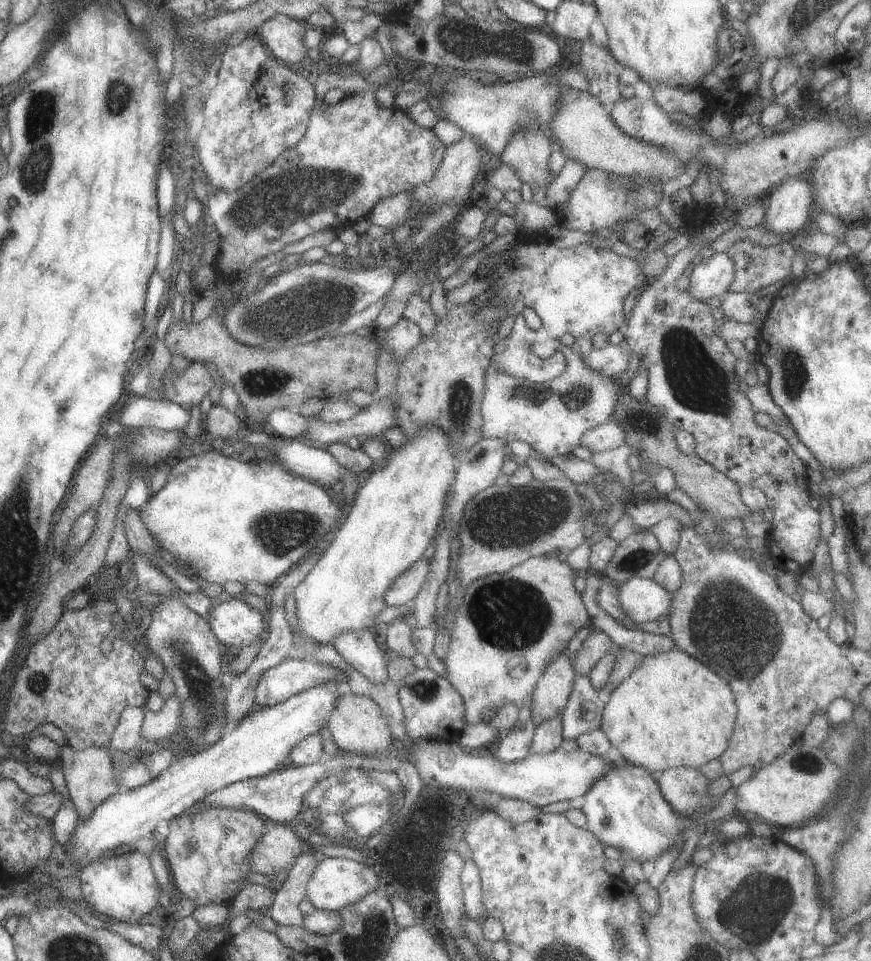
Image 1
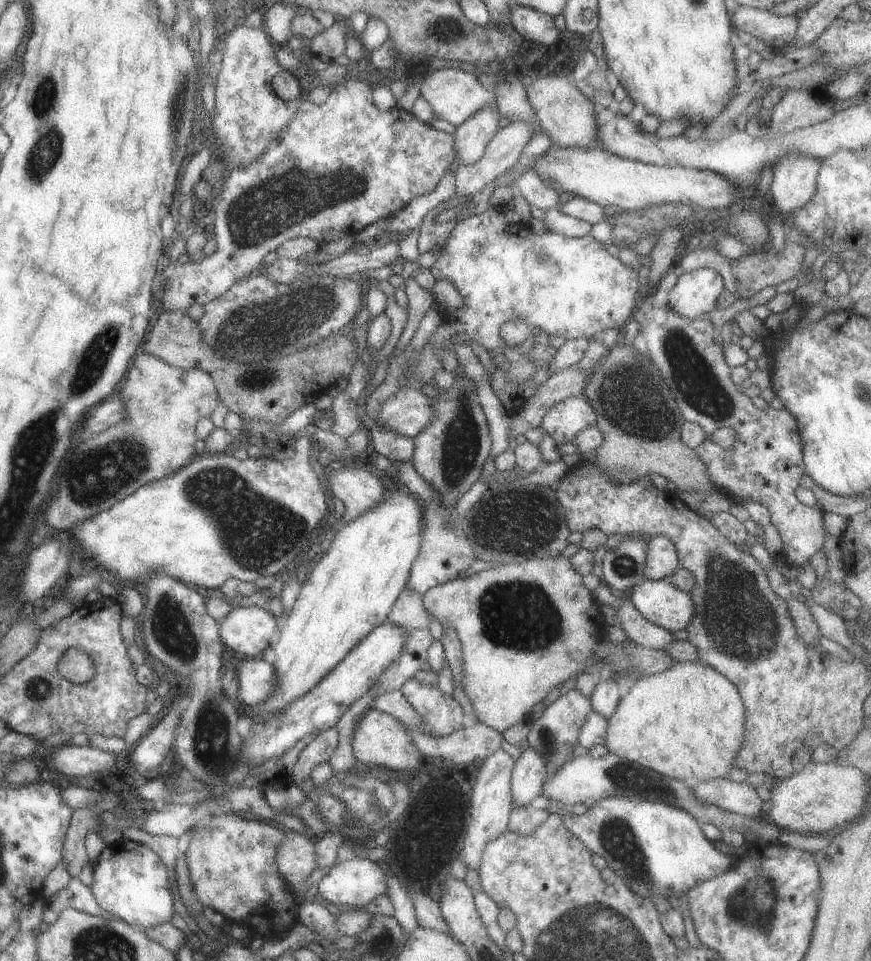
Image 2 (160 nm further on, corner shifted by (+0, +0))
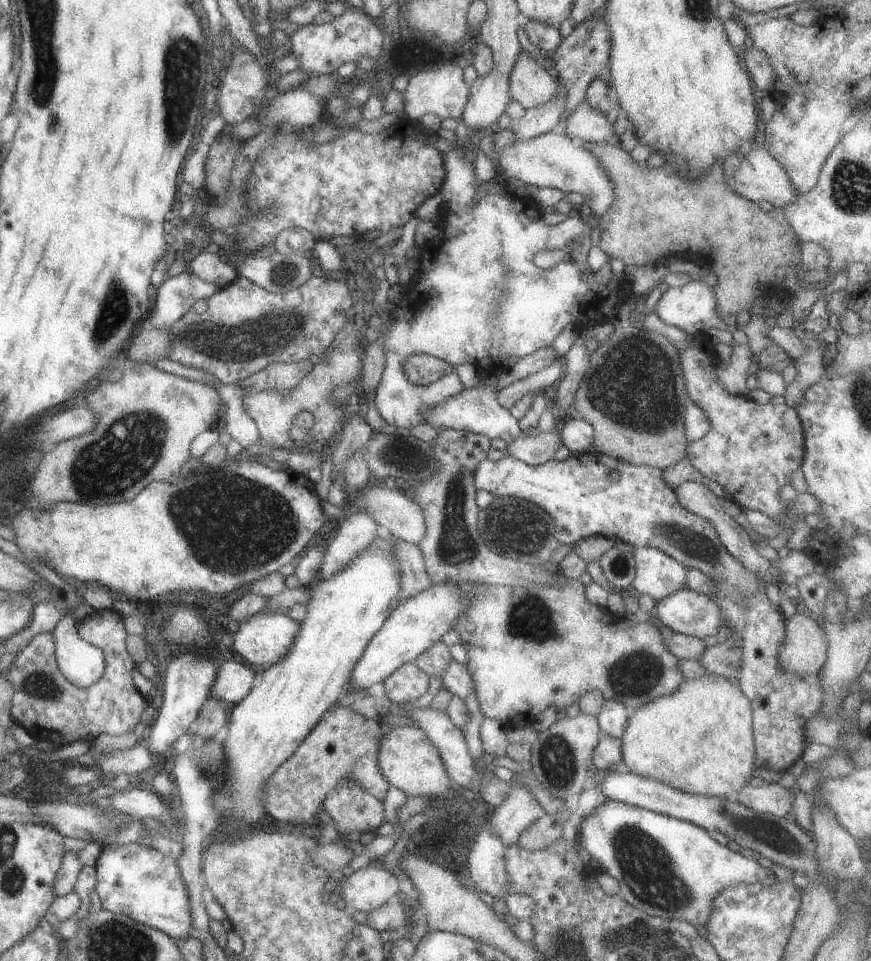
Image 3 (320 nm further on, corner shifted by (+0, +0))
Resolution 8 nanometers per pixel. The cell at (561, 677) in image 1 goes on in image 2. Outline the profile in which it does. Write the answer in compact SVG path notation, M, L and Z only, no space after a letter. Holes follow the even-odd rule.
M575 688L561 693L557 700L554 700L541 712L541 716L536 719L529 719L529 733L526 740L528 746L535 748L537 754L541 754L543 762L545 762L546 776L551 776L557 768L565 760L569 760L572 756L573 748L577 746L577 732L583 724L583 720L587 718L591 704L589 703L590 696L579 694Z

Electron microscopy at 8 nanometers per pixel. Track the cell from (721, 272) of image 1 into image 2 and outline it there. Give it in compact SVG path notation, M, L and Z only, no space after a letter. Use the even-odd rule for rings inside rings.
M702 267L684 273L667 294L667 306L673 314L693 320L715 310L717 297L724 290L719 273Z

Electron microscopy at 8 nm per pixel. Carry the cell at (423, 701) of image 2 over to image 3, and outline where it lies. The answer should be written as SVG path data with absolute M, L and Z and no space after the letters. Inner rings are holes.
M414 661L395 668L381 683L381 694L395 704L412 702L427 692L429 677Z

